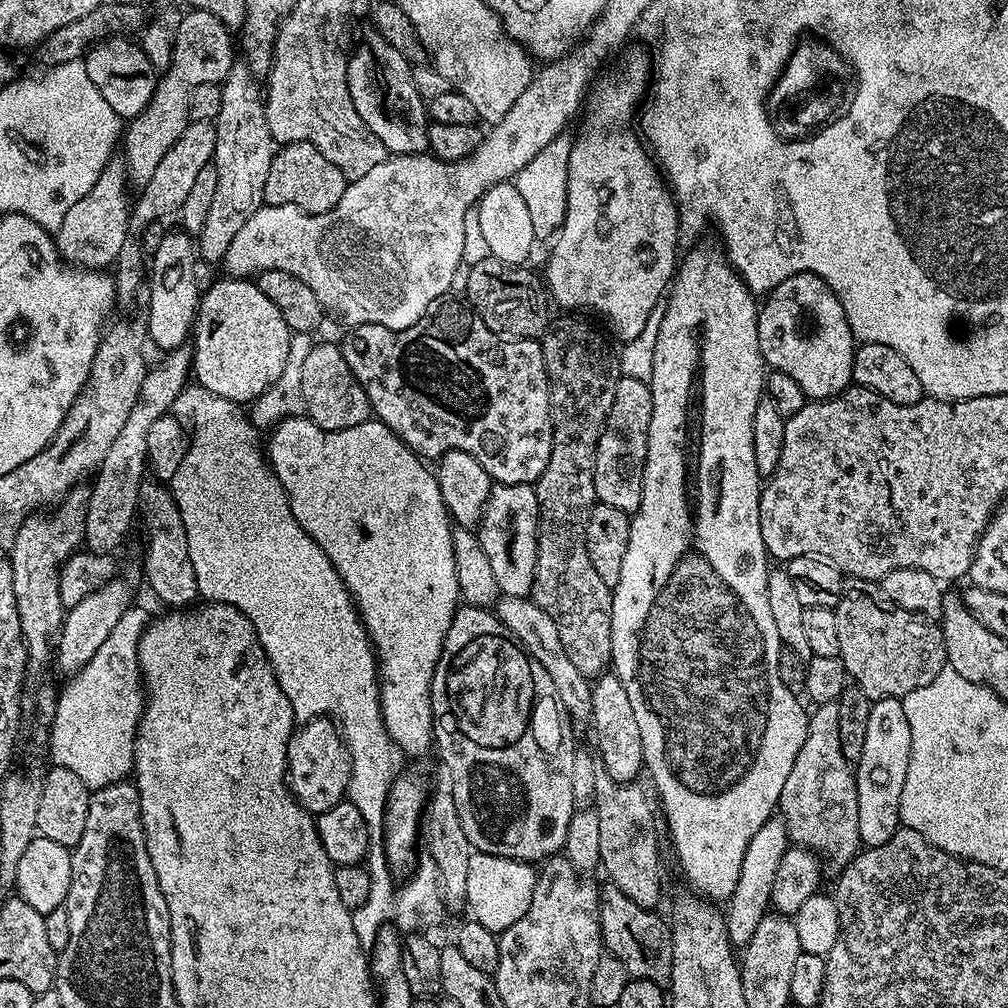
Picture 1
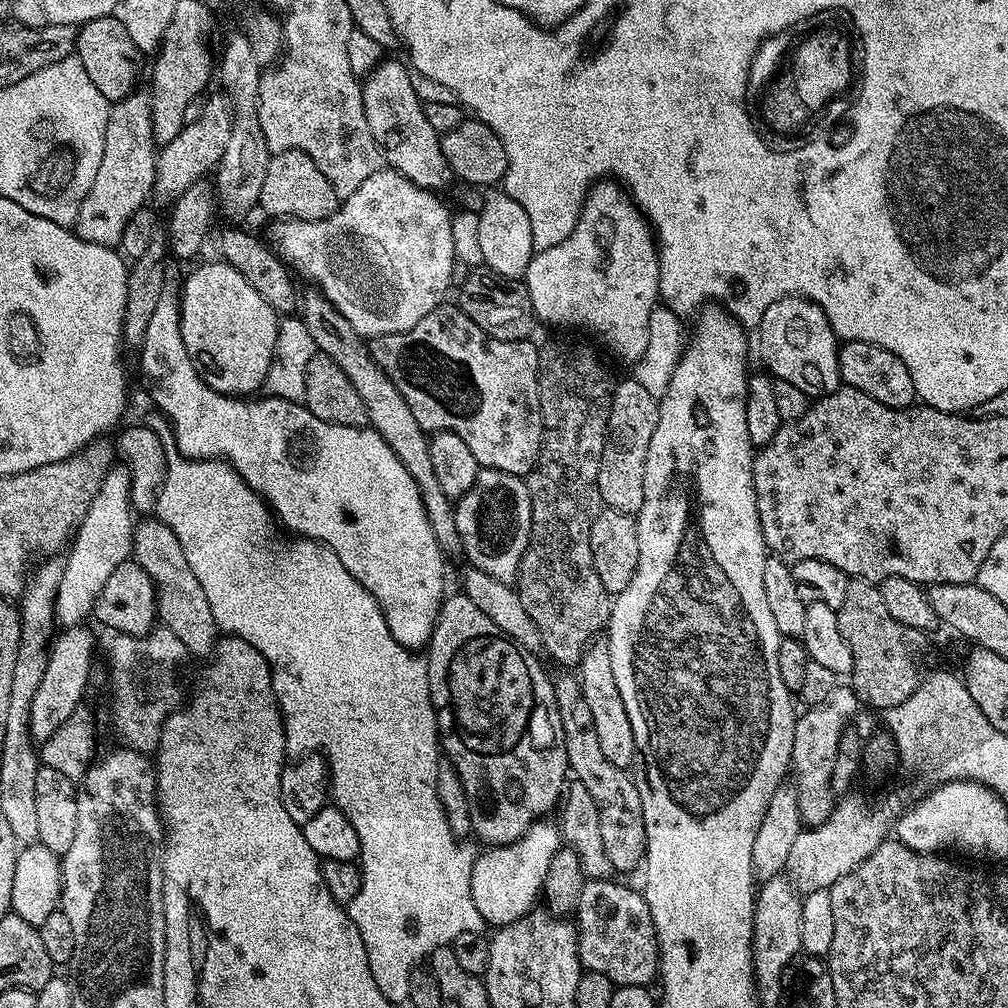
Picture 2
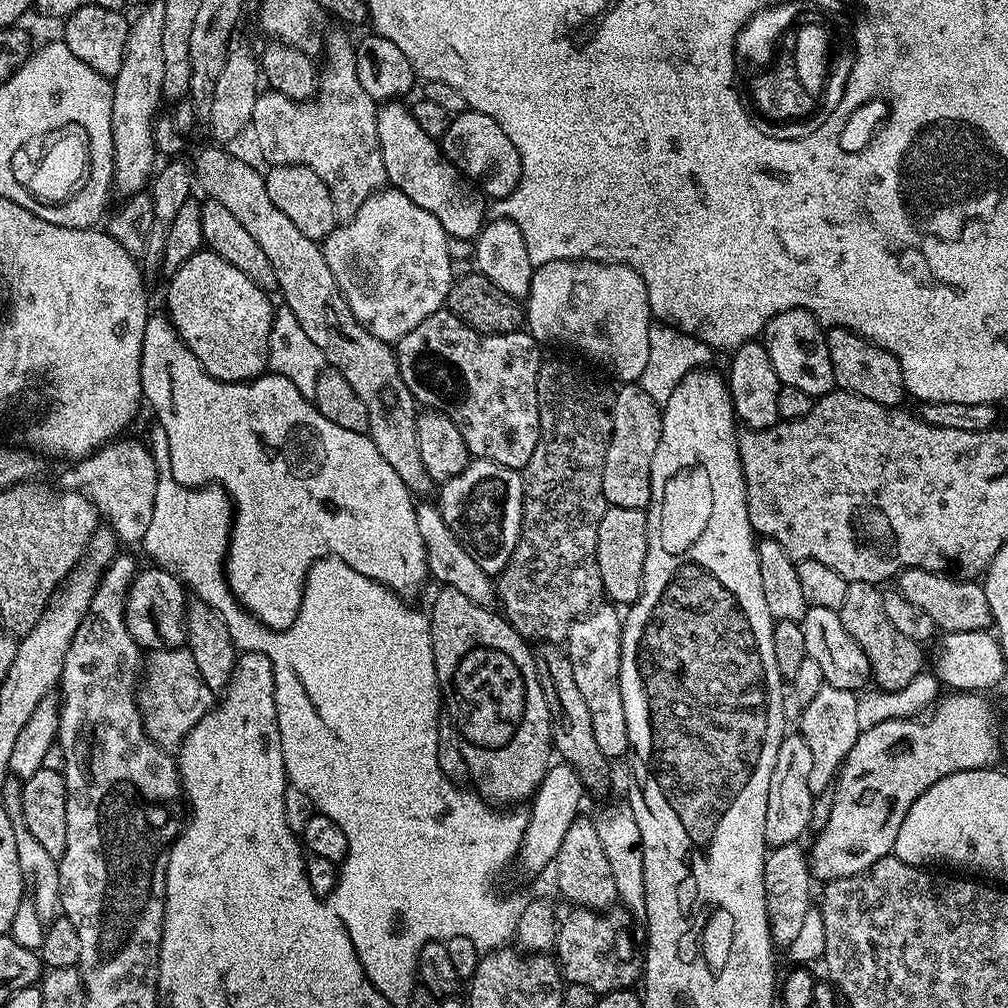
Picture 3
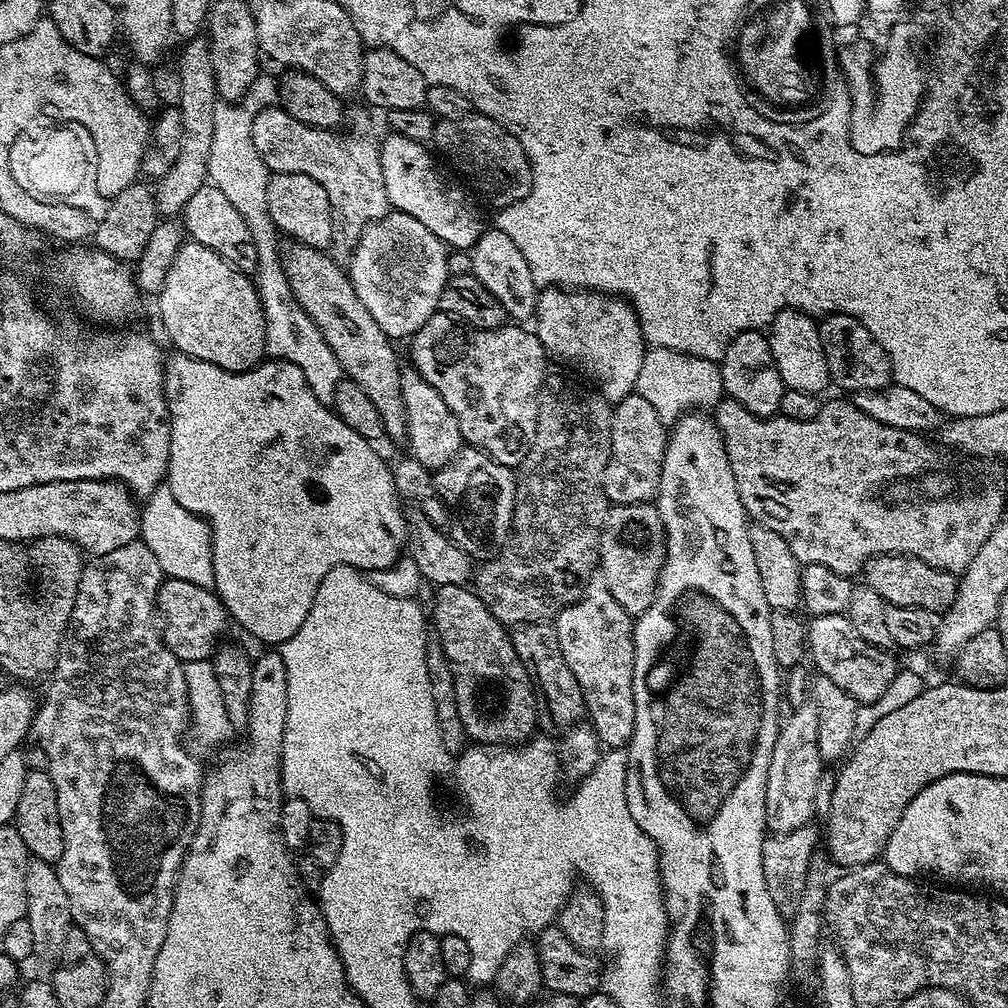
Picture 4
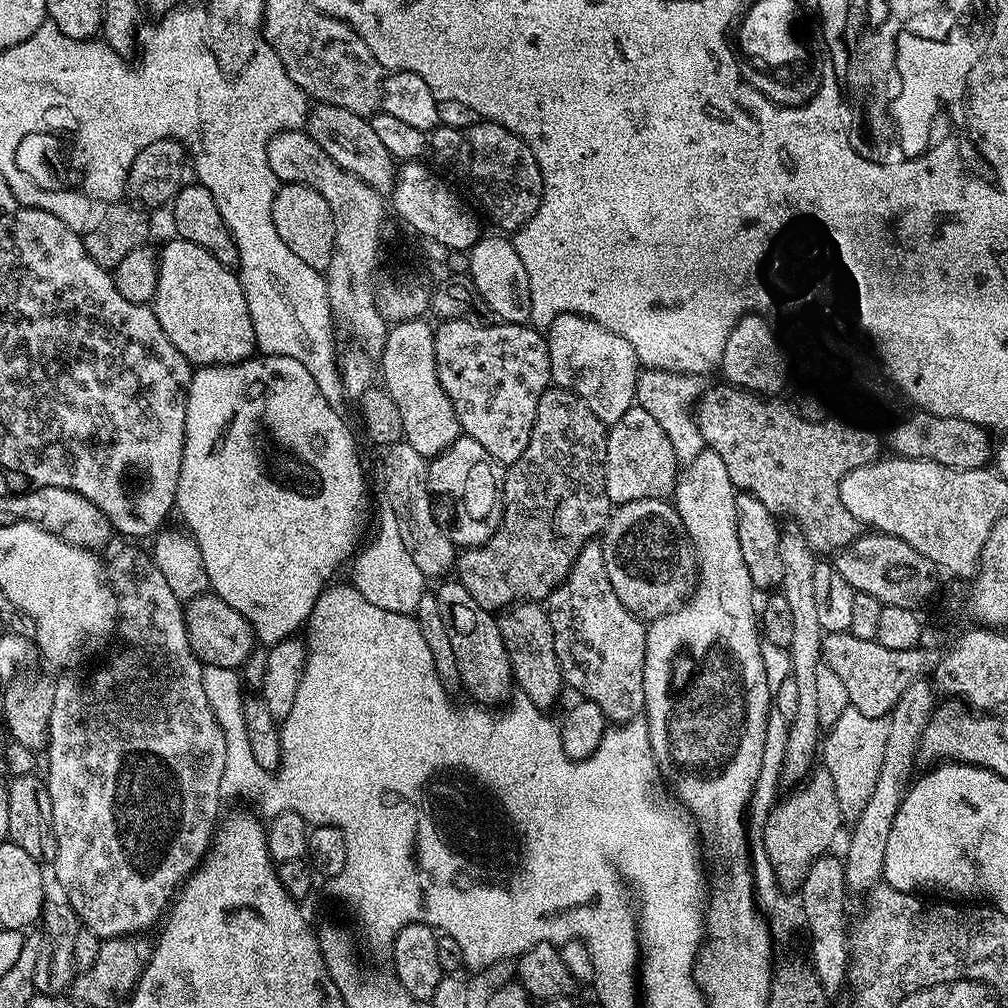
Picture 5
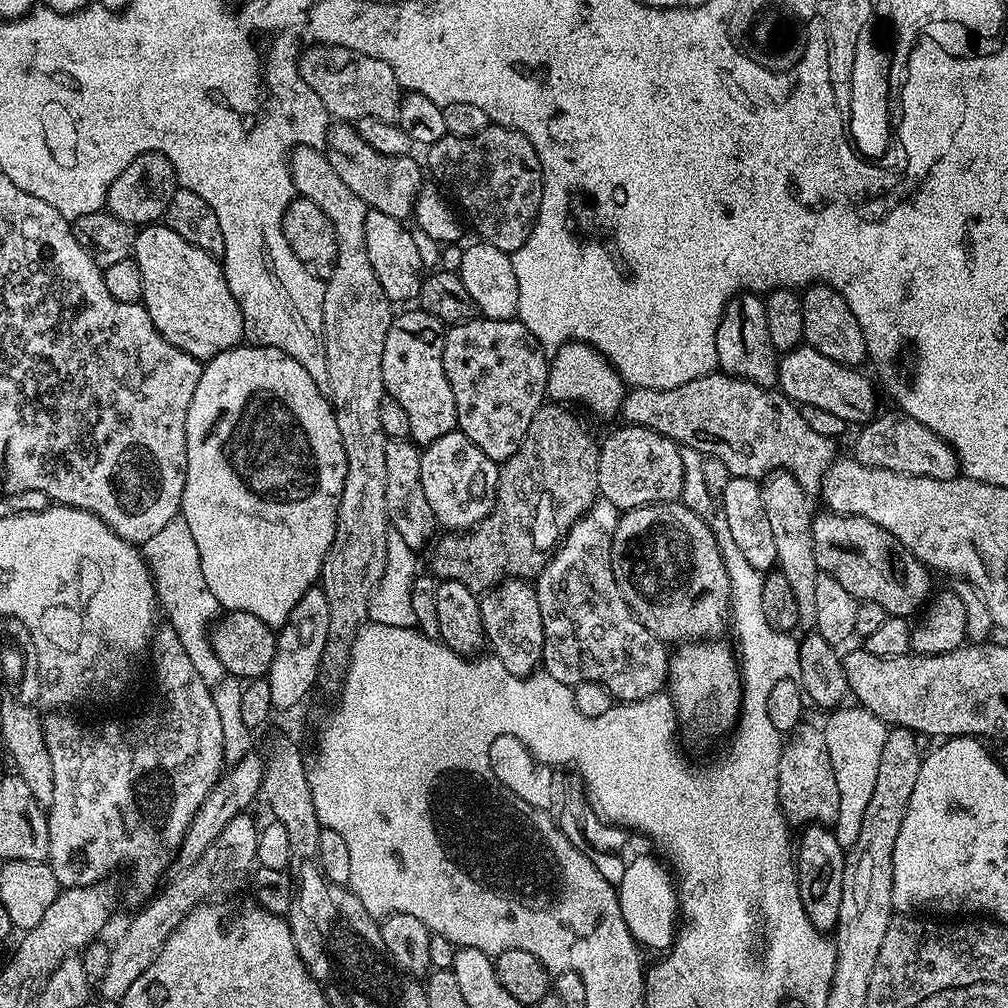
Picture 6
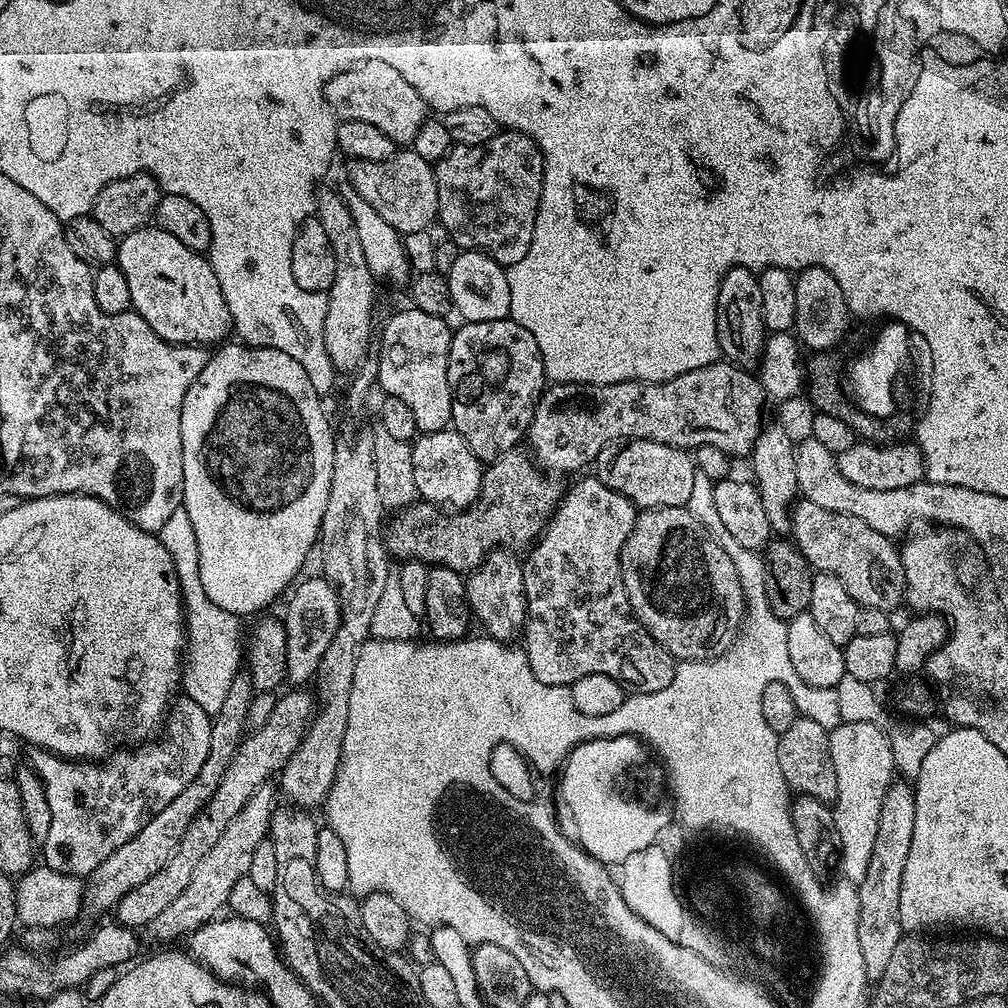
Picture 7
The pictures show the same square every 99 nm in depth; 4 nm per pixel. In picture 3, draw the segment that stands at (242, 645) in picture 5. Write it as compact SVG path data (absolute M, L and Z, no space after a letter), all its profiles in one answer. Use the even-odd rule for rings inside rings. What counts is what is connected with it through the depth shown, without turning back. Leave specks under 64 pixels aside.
M148 566L145 572L144 569L137 571L124 603L124 621L130 630L130 638L149 653L183 649L186 644L185 607L186 589L176 573L159 566Z

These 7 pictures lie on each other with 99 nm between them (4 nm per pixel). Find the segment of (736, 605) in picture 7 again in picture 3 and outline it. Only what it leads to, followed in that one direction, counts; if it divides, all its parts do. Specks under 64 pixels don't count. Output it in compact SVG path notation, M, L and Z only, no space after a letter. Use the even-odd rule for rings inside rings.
M609 506L602 514L602 522L598 522L596 557L598 558L598 570L602 574L603 595L613 605L627 606L633 604L640 597L647 549L647 511L643 508L613 508Z

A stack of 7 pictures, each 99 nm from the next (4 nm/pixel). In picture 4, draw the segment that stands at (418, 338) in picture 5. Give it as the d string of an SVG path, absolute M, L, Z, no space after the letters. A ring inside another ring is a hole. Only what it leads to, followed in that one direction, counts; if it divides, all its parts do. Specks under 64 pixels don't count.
M408 366L403 369L402 398L406 402L406 422L408 434L406 445L410 451L411 459L422 462L422 466L429 470L445 468L460 455L460 449L464 444L462 430L458 426L458 418L442 402L442 394L430 386L421 376L416 374L415 368Z

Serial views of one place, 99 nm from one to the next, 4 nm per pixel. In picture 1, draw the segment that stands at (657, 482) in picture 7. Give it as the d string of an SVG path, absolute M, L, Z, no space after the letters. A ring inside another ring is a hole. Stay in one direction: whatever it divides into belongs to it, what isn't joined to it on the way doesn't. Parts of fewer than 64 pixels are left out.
M620 376L616 381L620 402L610 406L610 414L600 432L594 462L594 490L596 499L614 510L635 514L640 509L644 489L644 467L648 453L648 435L652 417L652 389L638 378Z

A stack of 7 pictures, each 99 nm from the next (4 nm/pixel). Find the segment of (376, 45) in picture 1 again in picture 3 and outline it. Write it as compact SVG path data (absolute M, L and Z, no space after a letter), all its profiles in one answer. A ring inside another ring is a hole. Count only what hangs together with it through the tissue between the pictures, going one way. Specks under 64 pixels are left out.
M384 102L376 109L378 142L384 159L387 183L406 194L406 198L410 198L414 206L430 210L430 214L434 214L434 218L442 222L442 230L446 230L449 237L472 240L480 235L480 230L486 223L485 197L460 175L460 171L440 151L439 143L432 140L430 134L426 134L426 130L418 126L418 122L414 122L411 107L402 103L404 102Z

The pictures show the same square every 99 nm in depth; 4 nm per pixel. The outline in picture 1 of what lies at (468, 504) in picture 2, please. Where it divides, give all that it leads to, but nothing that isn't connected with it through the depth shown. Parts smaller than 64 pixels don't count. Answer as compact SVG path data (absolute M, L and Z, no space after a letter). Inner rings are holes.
M502 484L493 487L490 498L480 513L478 535L486 559L494 570L494 582L498 582L505 596L528 596L534 582L534 566L538 554L538 530L540 529L540 503L536 489L531 484Z

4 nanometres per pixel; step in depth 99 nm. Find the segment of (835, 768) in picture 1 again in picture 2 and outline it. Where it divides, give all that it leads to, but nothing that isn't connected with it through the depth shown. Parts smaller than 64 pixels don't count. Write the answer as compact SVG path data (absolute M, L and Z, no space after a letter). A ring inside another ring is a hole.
M838 686L822 702L805 707L796 717L794 726L794 750L790 780L798 794L798 814L801 825L816 828L826 818L830 818L838 800L831 790L830 776L835 755L838 754L838 742L845 729L849 727L848 719L858 709L856 692L851 686Z

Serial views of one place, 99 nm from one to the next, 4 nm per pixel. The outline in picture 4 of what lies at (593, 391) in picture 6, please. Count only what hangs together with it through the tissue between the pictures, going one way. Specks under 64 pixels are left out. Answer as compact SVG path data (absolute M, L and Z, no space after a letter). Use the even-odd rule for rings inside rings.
M545 288L536 300L536 325L534 331L542 342L545 353L564 364L573 364L584 376L593 380L595 391L609 404L615 405L622 398L633 395L638 382L638 370L642 370L642 358L646 351L646 341L640 329L640 320L629 301L609 296L602 292L587 290L561 290Z

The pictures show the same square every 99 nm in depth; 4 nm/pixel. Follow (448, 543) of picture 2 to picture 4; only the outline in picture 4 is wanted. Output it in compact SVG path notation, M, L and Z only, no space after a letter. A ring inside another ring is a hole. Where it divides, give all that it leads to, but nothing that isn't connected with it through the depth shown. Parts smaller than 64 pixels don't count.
M293 243L292 249L283 253L282 259L286 278L297 302L306 310L308 317L318 326L326 346L334 350L343 375L358 382L370 402L382 417L384 435L390 441L403 441L408 434L406 402L402 398L402 364L396 361L397 345L374 322L374 314L362 306L362 298L354 290L347 271L340 268L327 251L311 248L305 244ZM336 263L336 264L335 264ZM396 347L396 348L395 348Z

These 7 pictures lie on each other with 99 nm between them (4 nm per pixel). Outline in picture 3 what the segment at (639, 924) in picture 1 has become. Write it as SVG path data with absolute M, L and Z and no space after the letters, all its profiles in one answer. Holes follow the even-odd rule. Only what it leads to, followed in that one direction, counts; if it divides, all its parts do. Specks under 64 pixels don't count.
M572 906L569 912L559 917L556 929L556 942L554 945L554 956L560 966L561 977L568 984L584 984L592 992L603 994L616 992L619 988L631 989L632 983L639 981L642 976L642 964L638 959L638 944L632 941L632 932L628 929L629 917L623 911L613 910L596 911L590 908Z

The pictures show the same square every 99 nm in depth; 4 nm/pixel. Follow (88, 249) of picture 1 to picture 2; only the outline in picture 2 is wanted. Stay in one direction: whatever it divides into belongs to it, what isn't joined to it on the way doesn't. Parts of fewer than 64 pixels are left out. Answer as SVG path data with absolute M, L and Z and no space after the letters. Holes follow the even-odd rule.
M132 91L109 107L102 162L74 221L77 236L107 248L119 245L128 219L145 207L144 199L151 197L156 187L158 145L152 138L152 98L147 91L140 91Z

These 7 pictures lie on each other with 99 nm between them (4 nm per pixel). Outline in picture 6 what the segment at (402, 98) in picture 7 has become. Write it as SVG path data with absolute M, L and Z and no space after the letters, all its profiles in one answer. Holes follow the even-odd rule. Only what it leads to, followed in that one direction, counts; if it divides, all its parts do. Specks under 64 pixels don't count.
M308 46L300 54L300 76L317 100L326 106L329 117L340 122L355 122L362 118L395 121L399 114L402 89L394 78L394 70L376 56L352 52L335 46Z

